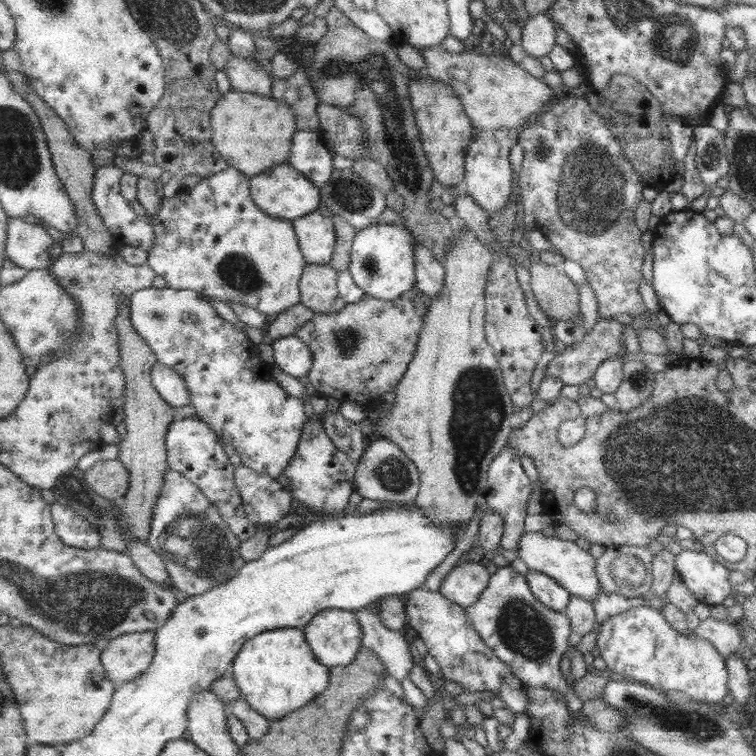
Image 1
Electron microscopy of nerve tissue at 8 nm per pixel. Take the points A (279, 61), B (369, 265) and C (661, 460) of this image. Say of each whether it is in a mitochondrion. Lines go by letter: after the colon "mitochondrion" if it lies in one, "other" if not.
A: other
B: mitochondrion
C: mitochondrion

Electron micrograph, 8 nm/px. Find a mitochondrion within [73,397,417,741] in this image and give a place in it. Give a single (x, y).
(196, 542)

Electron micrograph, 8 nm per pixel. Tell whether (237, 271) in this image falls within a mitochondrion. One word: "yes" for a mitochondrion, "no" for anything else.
yes

